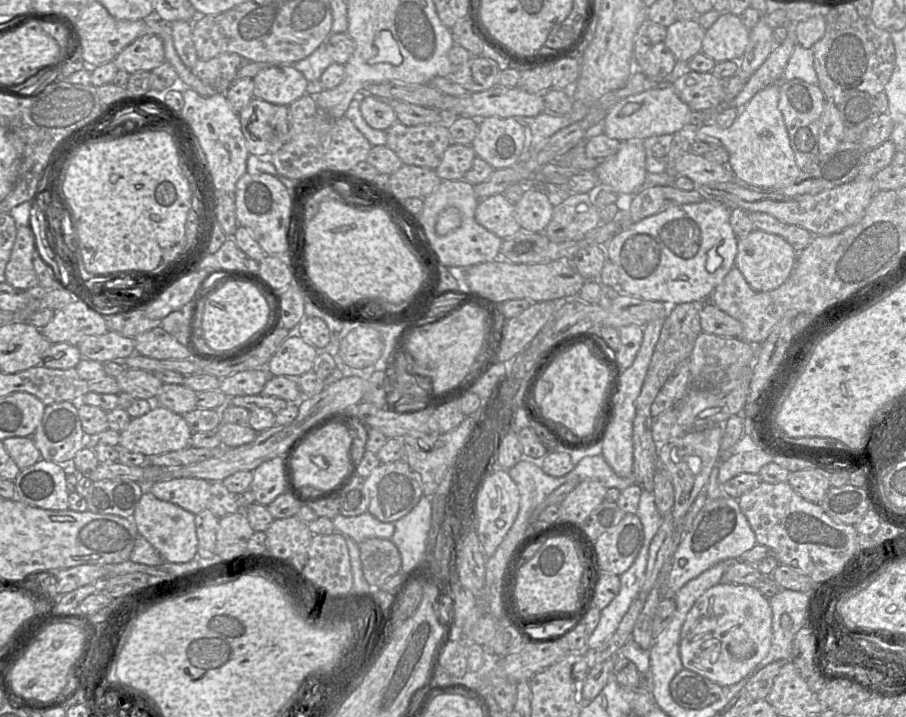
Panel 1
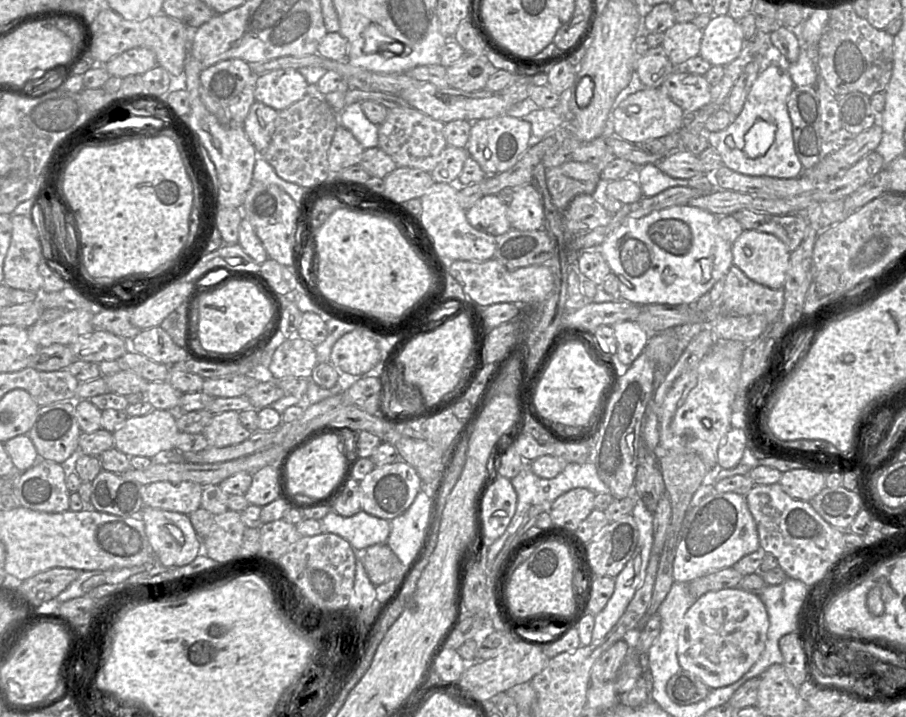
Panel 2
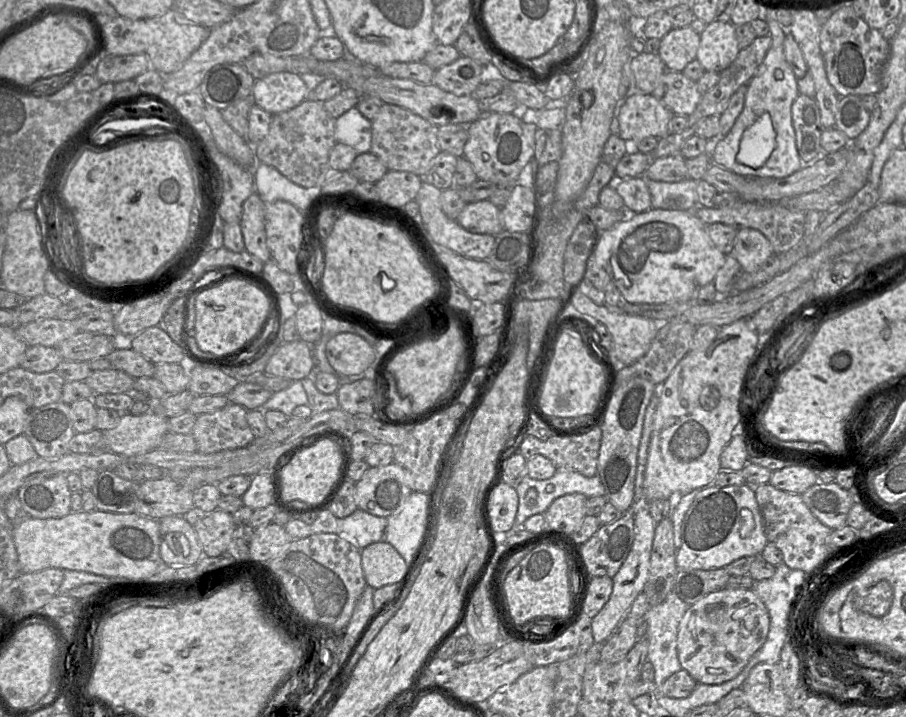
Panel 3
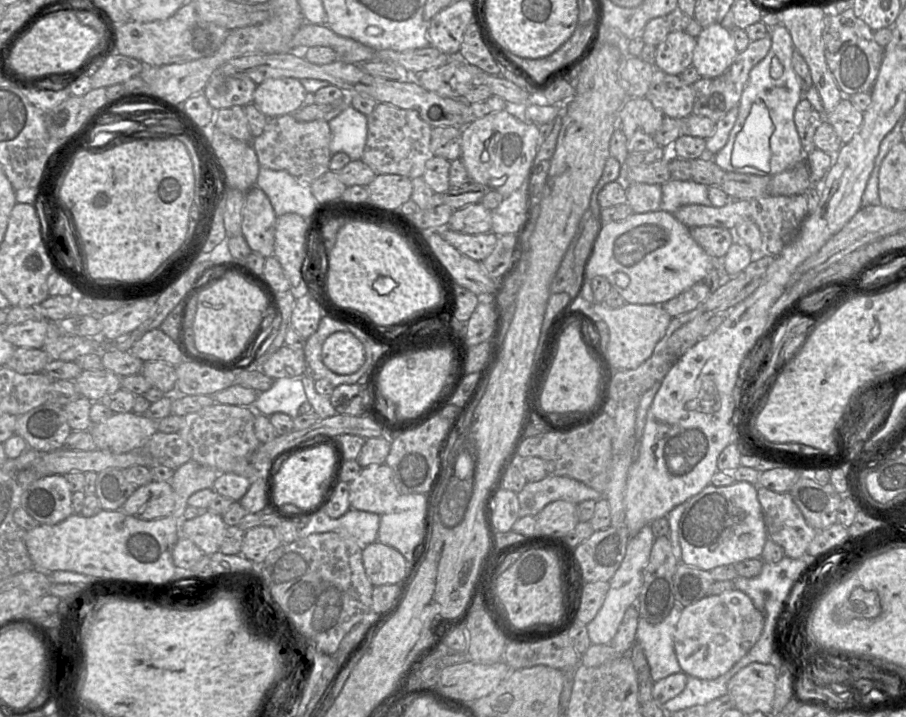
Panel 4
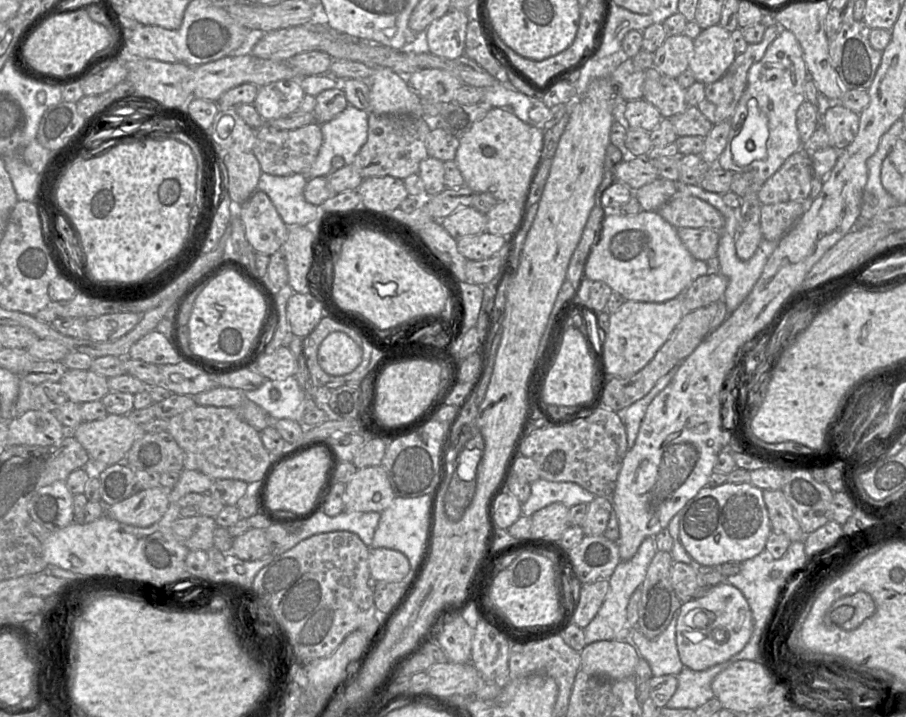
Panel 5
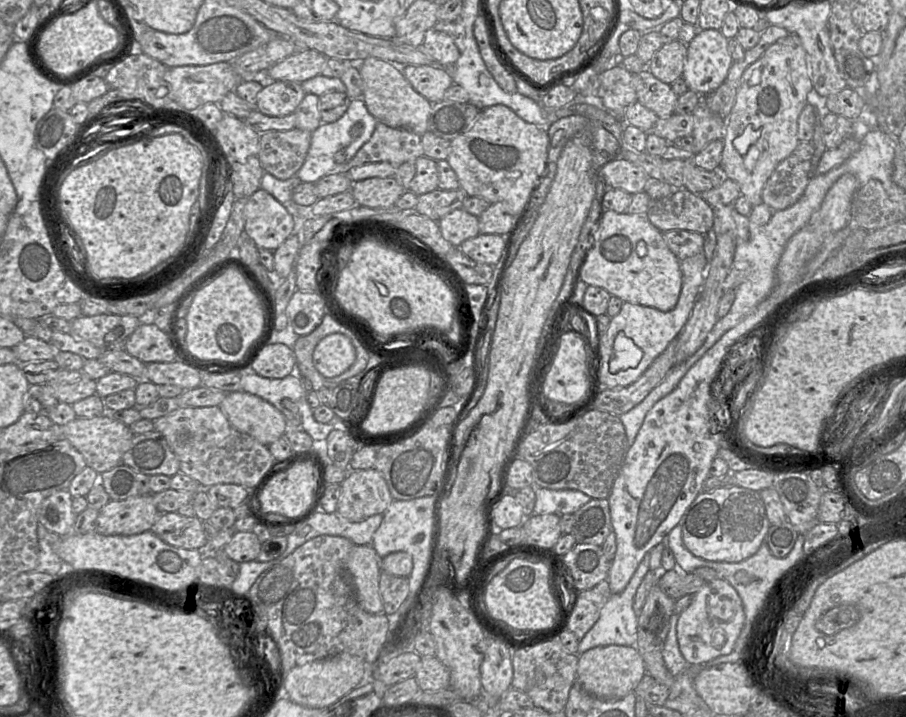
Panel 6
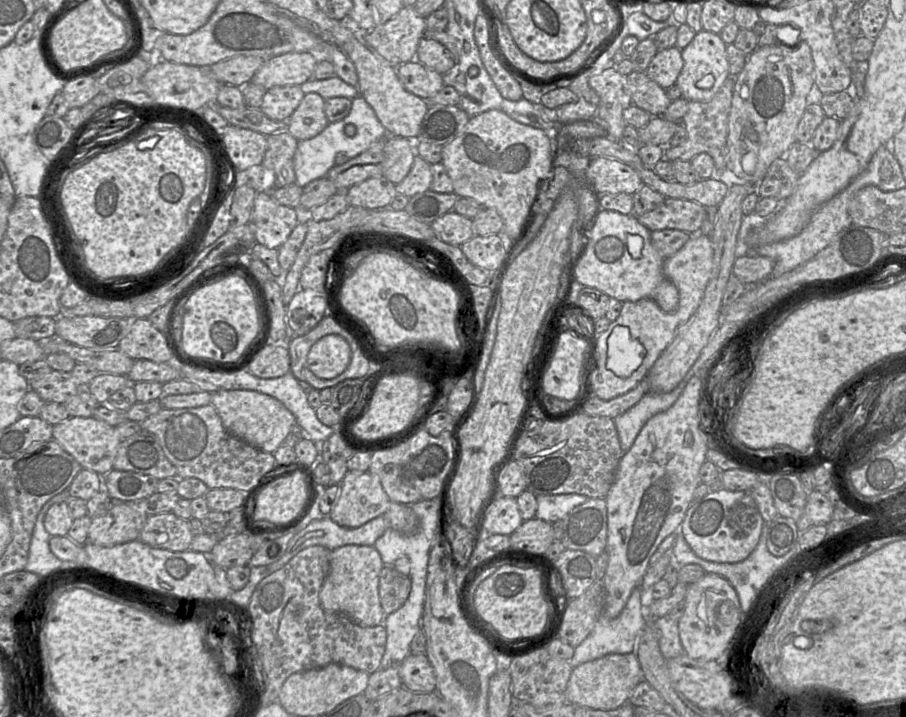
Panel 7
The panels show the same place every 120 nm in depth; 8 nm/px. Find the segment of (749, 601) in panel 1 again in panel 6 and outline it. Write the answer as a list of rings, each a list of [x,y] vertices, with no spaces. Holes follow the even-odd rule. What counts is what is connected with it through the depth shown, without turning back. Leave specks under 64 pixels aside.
[[[723,578],[706,582],[694,595],[693,602],[679,616],[677,639],[679,649],[689,665],[705,664],[730,654],[745,622],[743,603],[732,585]]]

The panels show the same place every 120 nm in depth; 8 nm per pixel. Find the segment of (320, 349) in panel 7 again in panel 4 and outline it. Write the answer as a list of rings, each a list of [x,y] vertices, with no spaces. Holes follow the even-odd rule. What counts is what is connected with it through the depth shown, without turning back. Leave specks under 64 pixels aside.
[[[337,331],[324,341],[321,359],[331,372],[337,375],[350,375],[364,364],[365,349],[351,332]]]

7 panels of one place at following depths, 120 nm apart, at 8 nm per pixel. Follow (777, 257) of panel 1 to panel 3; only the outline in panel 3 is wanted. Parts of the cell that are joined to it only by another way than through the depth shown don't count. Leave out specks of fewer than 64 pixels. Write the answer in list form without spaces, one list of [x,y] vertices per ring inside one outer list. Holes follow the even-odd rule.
[[[741,228],[737,232],[732,255],[739,262],[742,272],[753,273],[774,255],[774,251],[760,231]]]

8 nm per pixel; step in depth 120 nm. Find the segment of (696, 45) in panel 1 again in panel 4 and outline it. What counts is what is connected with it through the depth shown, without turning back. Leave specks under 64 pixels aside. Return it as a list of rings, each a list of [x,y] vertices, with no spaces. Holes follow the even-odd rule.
[[[670,31],[656,46],[655,67],[672,75],[680,75],[692,65],[696,38],[686,31]]]

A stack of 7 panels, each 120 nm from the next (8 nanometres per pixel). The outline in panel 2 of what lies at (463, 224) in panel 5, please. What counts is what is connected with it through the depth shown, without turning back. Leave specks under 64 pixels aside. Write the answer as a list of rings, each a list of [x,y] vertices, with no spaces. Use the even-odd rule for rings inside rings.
[[[497,194],[484,195],[466,211],[466,217],[474,228],[495,237],[512,227],[507,217],[508,205]]]

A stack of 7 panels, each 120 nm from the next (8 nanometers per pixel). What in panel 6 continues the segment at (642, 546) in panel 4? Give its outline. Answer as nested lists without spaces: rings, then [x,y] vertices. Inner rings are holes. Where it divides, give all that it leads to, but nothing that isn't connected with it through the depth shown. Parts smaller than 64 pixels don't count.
[[[650,551],[645,554],[639,563],[626,588],[621,593],[611,594],[600,612],[599,619],[579,641],[578,652],[575,655],[581,655],[589,649],[600,646],[636,646],[638,615],[633,610],[633,601],[640,583],[649,571]]]

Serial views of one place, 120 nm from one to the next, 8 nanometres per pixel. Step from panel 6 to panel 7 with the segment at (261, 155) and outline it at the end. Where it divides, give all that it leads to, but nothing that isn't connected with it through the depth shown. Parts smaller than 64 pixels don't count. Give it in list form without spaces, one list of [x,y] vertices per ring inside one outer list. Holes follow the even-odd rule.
[[[286,130],[267,136],[267,150],[262,165],[274,171],[278,186],[296,182],[293,160],[298,143]]]

